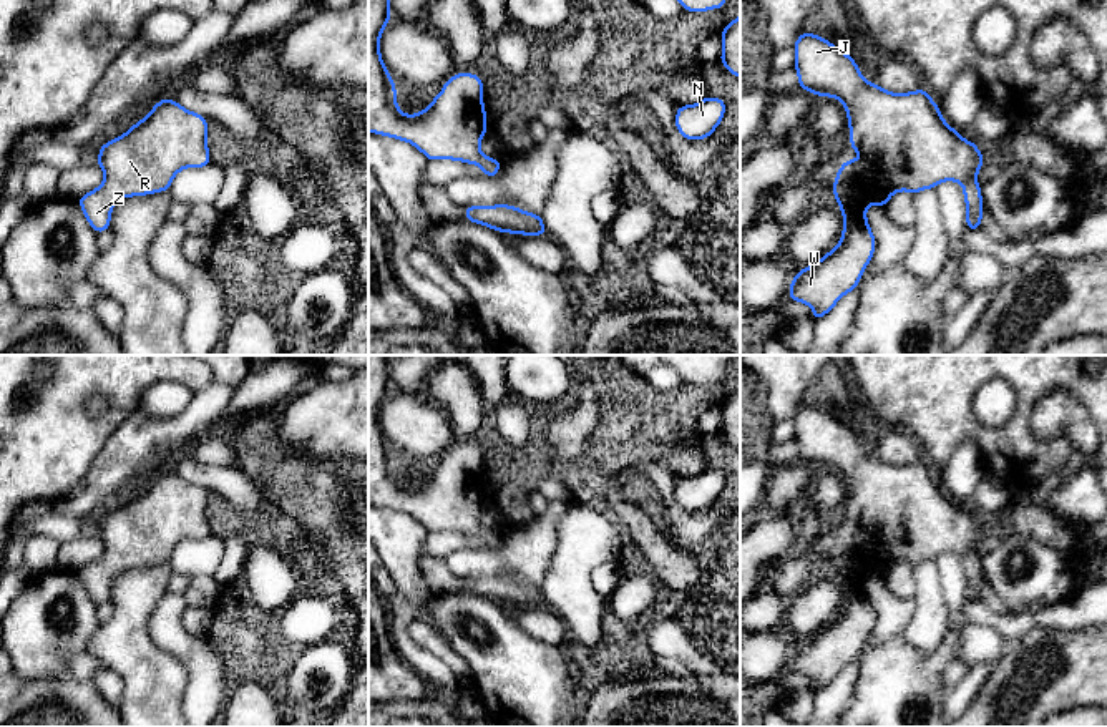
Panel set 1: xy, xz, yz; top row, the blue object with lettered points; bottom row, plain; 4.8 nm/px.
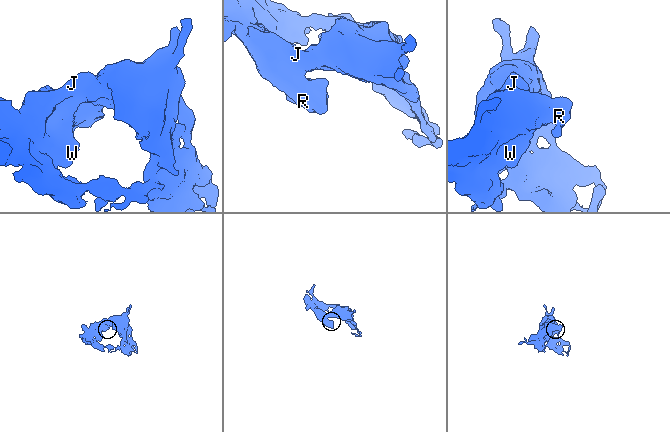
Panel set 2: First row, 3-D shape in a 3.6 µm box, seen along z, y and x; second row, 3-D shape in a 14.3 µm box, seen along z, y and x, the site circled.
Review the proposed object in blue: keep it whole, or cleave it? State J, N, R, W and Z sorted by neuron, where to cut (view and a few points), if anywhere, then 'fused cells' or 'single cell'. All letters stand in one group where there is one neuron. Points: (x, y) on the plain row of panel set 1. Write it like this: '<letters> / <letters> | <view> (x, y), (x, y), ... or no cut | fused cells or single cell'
J N R W Z | no cut | single cell

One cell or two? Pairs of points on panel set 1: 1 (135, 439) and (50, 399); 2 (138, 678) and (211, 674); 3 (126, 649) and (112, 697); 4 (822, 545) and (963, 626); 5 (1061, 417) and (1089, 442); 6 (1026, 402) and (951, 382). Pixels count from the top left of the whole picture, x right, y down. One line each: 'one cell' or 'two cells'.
1: two cells
2: two cells
3: two cells
4: two cells
5: one cell
6: one cell

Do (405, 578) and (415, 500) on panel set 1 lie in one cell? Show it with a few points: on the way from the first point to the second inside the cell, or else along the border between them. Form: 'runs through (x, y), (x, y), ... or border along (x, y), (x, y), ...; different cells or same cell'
border along (385, 507), (412, 515), (429, 531); different cells

